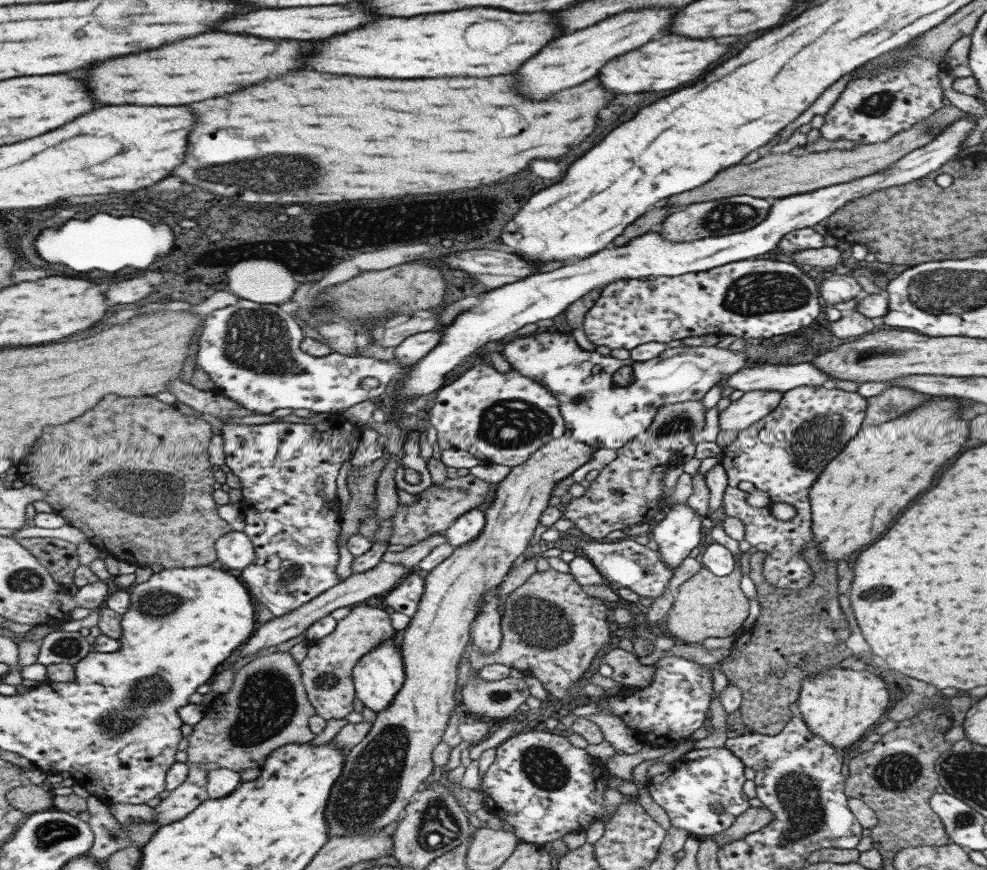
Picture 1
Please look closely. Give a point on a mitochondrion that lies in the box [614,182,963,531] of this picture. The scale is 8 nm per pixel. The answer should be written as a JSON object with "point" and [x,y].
{"point":[762,291]}

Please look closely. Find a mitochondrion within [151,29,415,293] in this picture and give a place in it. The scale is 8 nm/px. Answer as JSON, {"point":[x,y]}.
{"point":[269,168]}

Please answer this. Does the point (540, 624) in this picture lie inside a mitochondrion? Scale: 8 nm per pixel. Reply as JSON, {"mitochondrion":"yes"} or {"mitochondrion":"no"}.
{"mitochondrion":"yes"}

